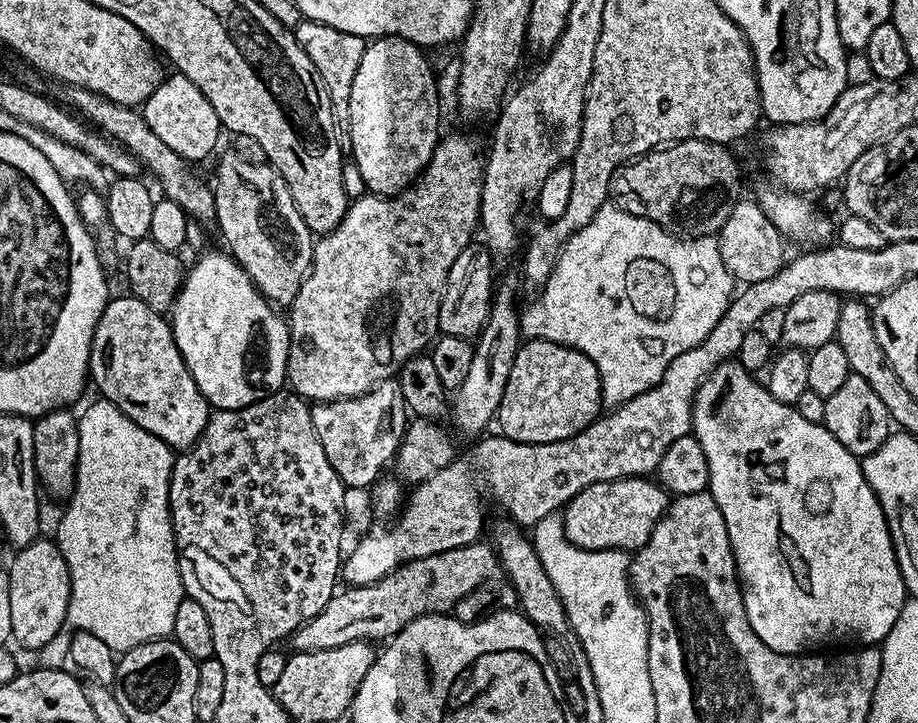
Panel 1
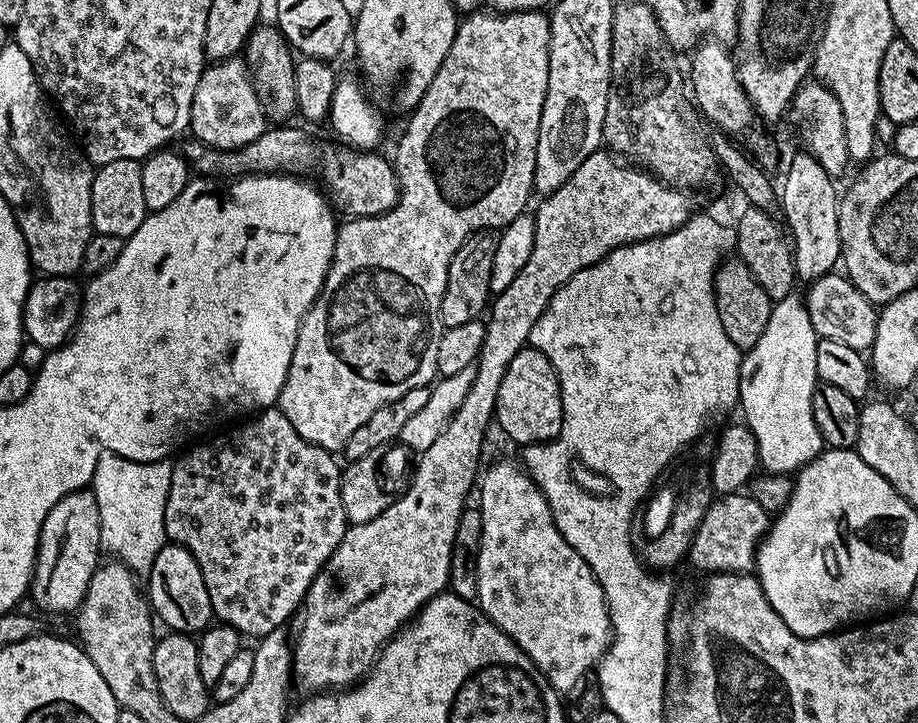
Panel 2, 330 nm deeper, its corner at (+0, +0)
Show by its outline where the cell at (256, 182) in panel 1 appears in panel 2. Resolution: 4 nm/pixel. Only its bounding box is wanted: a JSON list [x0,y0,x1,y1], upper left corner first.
[191,59,266,150]

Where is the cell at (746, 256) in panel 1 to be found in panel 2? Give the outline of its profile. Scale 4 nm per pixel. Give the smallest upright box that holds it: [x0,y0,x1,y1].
[804,270,878,354]

